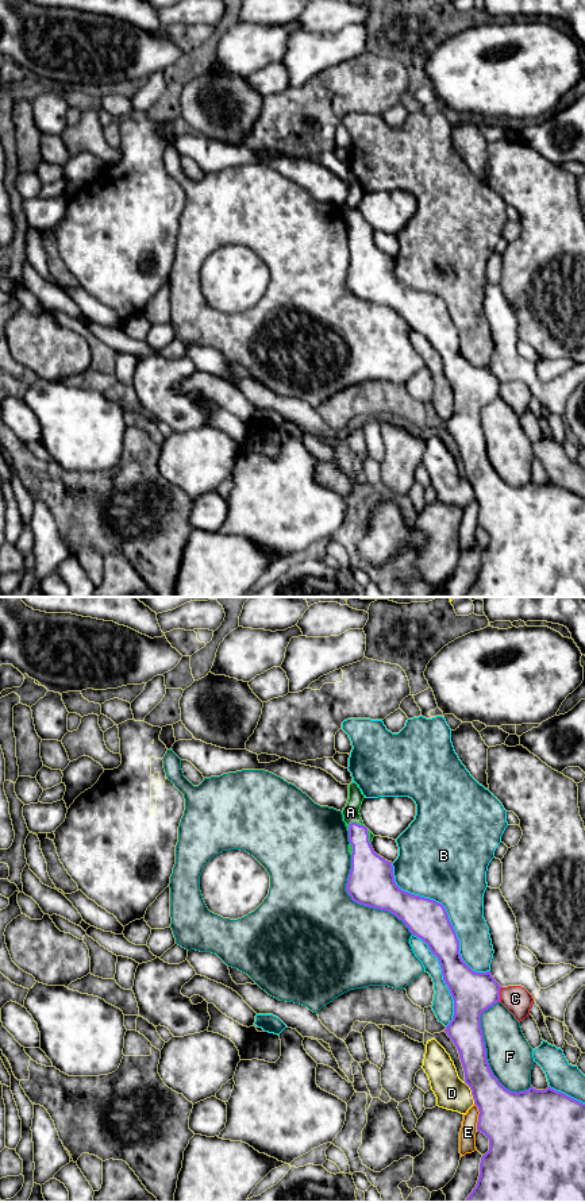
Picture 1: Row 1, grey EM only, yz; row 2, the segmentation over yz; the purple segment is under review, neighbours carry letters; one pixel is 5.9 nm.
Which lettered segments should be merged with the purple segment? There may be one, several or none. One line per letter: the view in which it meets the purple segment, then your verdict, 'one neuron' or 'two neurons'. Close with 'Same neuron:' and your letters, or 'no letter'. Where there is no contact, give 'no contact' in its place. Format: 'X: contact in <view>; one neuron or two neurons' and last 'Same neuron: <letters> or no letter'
A: contact in yz; one neuron
B: contact in yz; two neurons
C: contact in yz; two neurons
D: contact in yz; two neurons
E: contact in yz; two neurons
F: contact in yz; two neurons
Same neuron: A

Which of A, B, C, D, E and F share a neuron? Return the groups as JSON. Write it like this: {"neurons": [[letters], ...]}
{"neurons": [["A"], ["B"], ["C"], ["D"], ["E"], ["F"]]}

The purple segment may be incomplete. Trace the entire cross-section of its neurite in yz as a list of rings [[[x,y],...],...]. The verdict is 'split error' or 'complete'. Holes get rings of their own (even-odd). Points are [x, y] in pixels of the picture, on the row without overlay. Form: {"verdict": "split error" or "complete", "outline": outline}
{"verdict": "split error", "outline": [[[351,177],[342,205],[351,250],[346,286],[359,300],[395,309],[439,355],[443,375],[454,394],[454,411],[444,427],[458,444],[465,478],[480,506],[477,525],[489,533],[477,579],[465,597],[585,597],[585,498],[550,481],[546,485],[531,481],[524,486],[511,486],[493,470],[486,454],[481,409],[500,396],[501,381],[490,366],[476,367],[462,355],[459,335],[442,298],[404,286],[396,280],[392,257],[374,247],[374,230],[361,213],[363,193],[358,180]]]}

